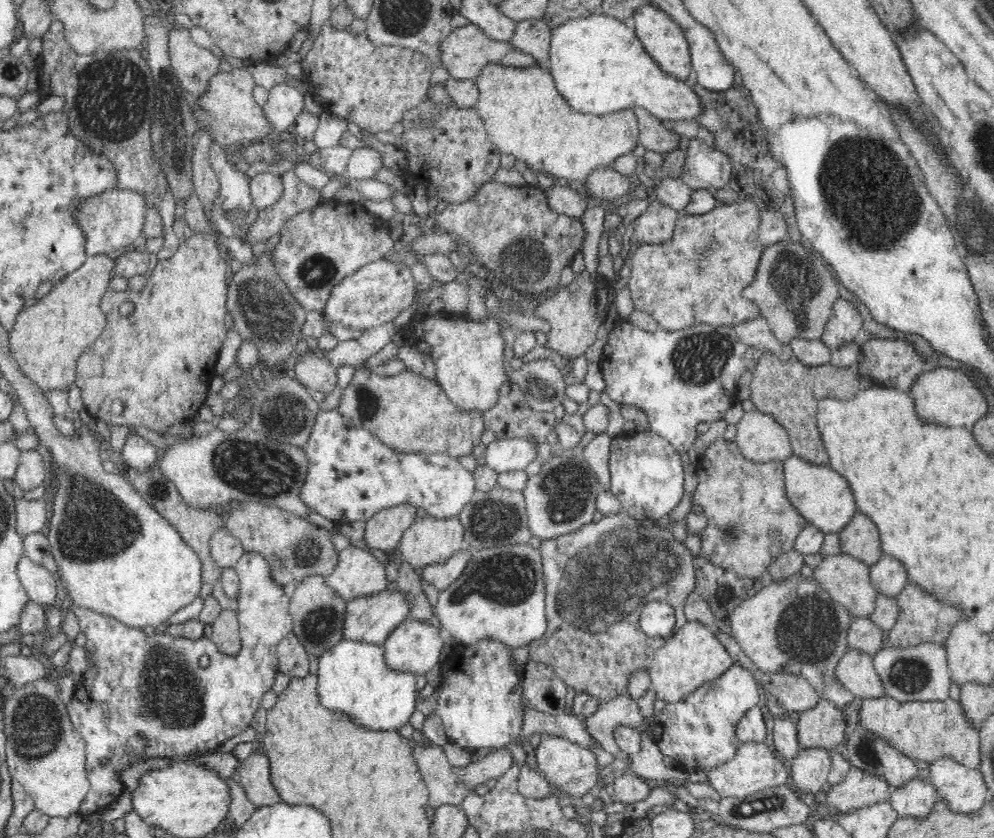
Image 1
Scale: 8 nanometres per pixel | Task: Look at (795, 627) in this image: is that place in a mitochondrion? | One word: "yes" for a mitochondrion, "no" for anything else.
yes

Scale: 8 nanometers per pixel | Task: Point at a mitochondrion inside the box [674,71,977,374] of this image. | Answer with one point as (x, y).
(871, 190)

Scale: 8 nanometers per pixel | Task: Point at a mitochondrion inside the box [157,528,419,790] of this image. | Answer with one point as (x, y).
(319, 626)

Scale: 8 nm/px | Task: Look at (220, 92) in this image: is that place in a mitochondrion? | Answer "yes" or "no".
no

